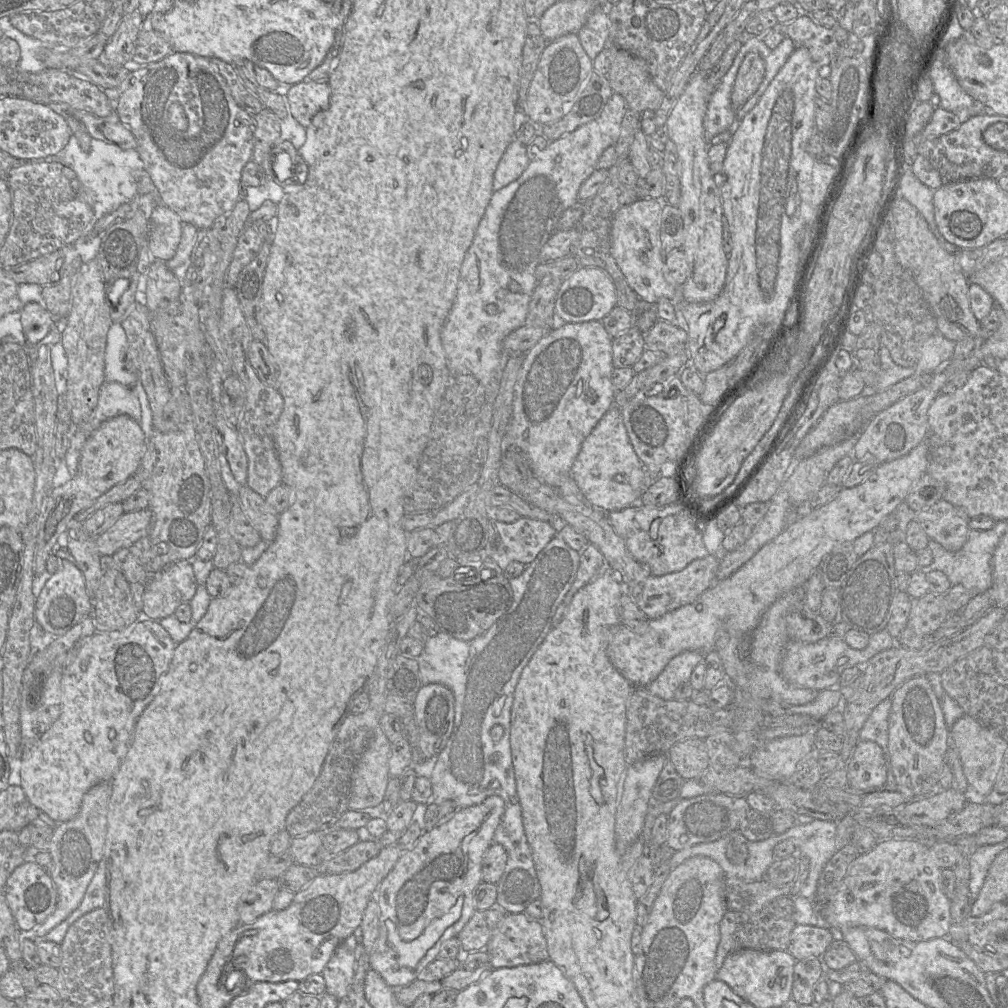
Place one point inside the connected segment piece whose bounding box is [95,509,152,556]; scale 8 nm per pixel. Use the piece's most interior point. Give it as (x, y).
(132, 526)

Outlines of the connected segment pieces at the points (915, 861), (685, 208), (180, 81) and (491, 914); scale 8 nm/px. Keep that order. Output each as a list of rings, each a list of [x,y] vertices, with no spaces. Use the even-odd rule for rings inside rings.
[[[885,839],[879,840],[873,850],[868,853],[860,854],[849,866],[845,877],[843,878],[839,889],[829,901],[829,903],[822,908],[822,916],[829,924],[833,931],[841,931],[843,928],[850,928],[854,926],[867,926],[885,931],[897,939],[907,940],[911,942],[925,942],[935,938],[949,937],[951,926],[951,900],[945,895],[942,889],[941,871],[936,862],[935,857],[930,849],[931,844],[924,844],[917,840],[911,839]]]
[[[696,71],[684,93],[672,108],[665,128],[670,140],[677,148],[680,176],[680,202],[685,229],[685,241],[682,245],[689,263],[690,274],[680,287],[680,297],[690,303],[714,300],[723,290],[726,280],[728,255],[723,249],[723,205],[720,189],[712,174],[709,161],[709,143],[705,139],[703,119],[707,104],[715,87],[707,81],[708,72]]]
[[[172,52],[158,62],[133,69],[120,85],[115,115],[137,140],[137,151],[157,190],[159,203],[173,210],[182,223],[190,223],[198,230],[212,227],[243,197],[241,173],[252,158],[254,120],[235,102],[225,79],[209,58]],[[174,103],[179,103],[184,110],[184,130],[178,123],[170,123],[169,109]]]
[[[496,906],[484,911],[476,910],[457,935],[461,949],[468,952],[484,950],[506,913]]]

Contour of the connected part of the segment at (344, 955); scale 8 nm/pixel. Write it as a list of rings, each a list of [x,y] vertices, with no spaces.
[[[352,934],[344,939],[335,949],[322,971],[326,992],[338,1000],[347,995],[355,972],[355,950],[357,939]]]

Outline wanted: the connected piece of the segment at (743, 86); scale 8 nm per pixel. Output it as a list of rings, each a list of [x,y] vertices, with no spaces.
[[[748,53],[742,61],[731,93],[731,103],[739,110],[757,91],[765,76],[765,62],[757,53]]]

